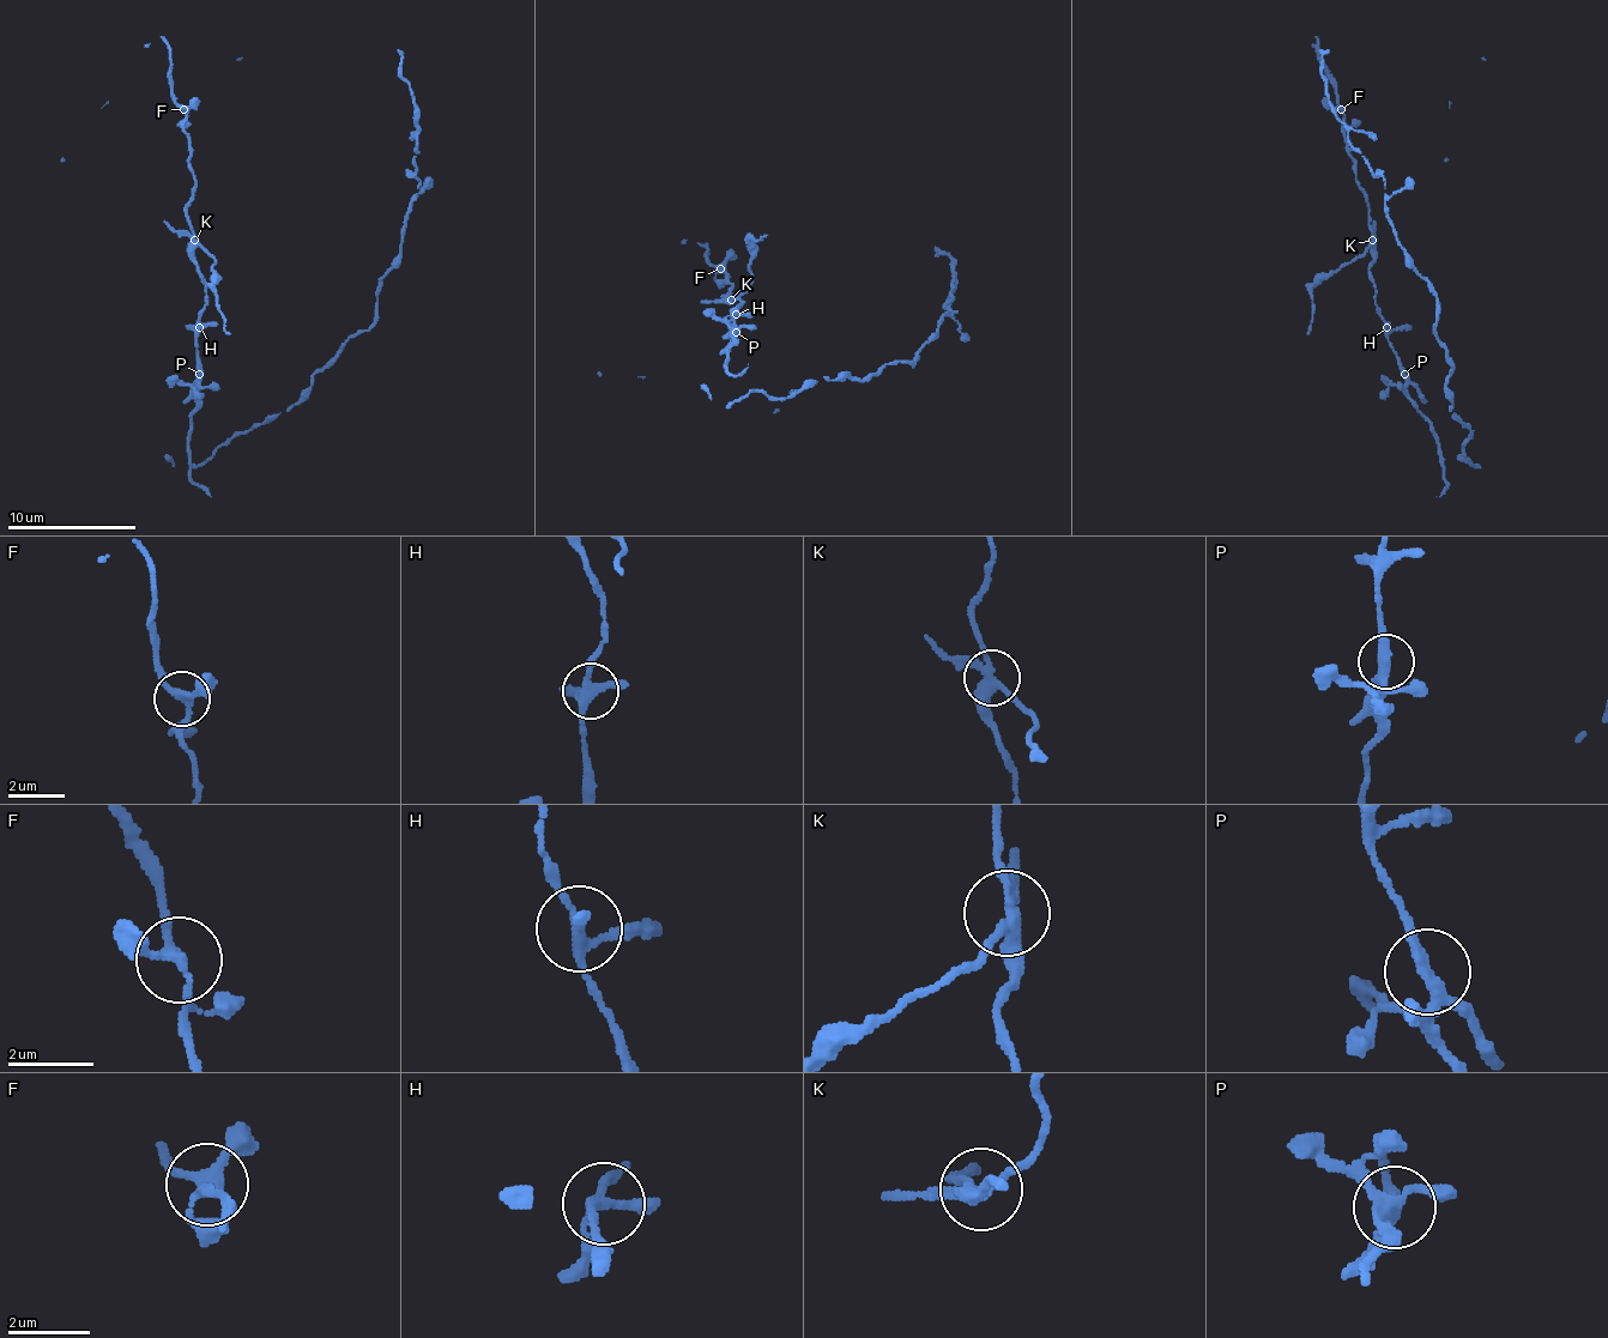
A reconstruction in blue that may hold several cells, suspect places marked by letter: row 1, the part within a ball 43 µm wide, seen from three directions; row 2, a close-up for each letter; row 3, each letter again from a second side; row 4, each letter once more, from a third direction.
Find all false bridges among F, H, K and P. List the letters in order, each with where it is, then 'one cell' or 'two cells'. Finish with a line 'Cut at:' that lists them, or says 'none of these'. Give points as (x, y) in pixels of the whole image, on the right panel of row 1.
F: (1341, 109) | one cell
H: (1386, 327) | one cell
K: (1372, 240) | two cells
P: (1404, 374) | one cell
Cut at: K

